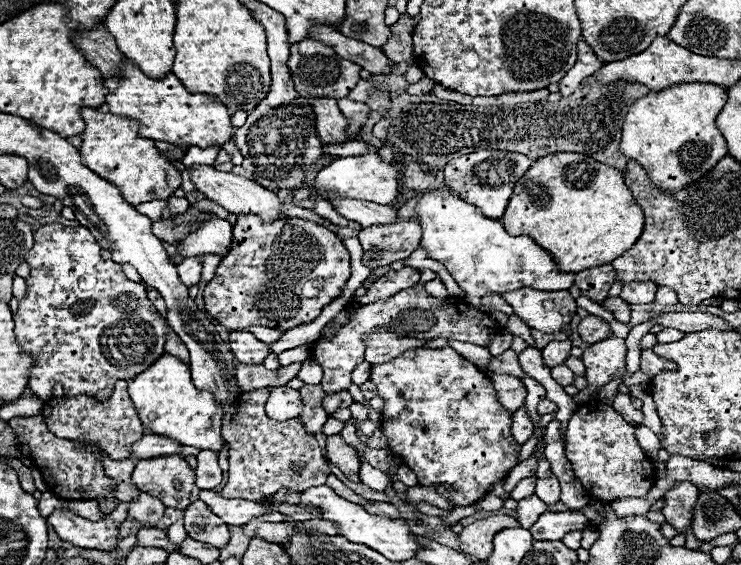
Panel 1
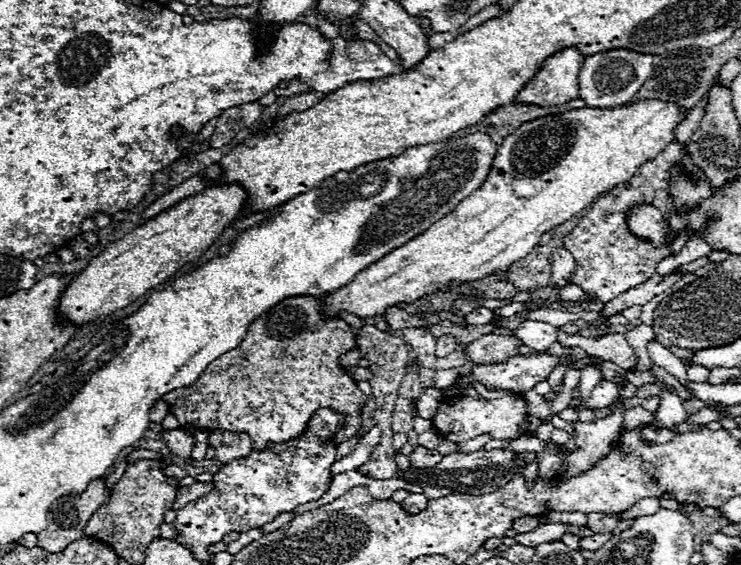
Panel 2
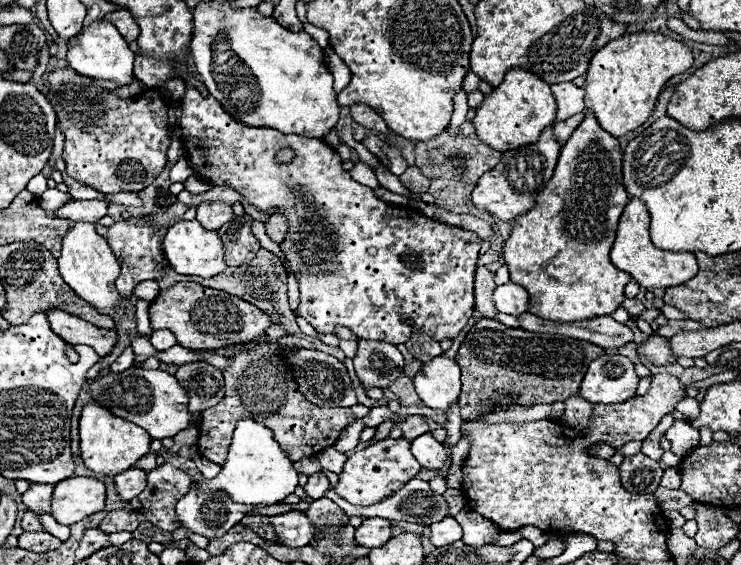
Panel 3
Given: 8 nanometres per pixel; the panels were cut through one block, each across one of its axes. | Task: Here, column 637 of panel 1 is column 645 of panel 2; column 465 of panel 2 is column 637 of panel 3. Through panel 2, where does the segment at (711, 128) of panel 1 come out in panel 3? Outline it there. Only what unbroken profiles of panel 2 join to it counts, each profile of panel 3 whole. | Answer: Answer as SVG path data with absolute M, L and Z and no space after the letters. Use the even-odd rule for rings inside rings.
M632 198L622 216L620 216L620 224L616 230L616 240L610 252L610 260L616 268L628 272L642 288L646 290L654 290L654 288L670 288L670 286L680 286L684 282L688 282L692 276L696 276L698 272L698 264L694 254L690 252L668 252L668 250L660 250L650 242L650 214L646 210L644 204L640 204L640 200Z

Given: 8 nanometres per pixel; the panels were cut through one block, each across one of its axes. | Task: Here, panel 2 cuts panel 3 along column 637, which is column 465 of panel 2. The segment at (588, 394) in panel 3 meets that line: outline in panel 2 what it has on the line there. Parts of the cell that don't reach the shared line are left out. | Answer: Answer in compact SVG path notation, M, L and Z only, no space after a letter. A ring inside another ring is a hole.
M538 352L532 356L518 354L510 356L510 360L504 360L504 364L474 364L468 376L456 378L456 384L474 386L474 382L480 382L486 390L510 390L514 394L524 394L538 382L546 380L558 364L570 366L572 360L570 356L552 356L546 352Z

